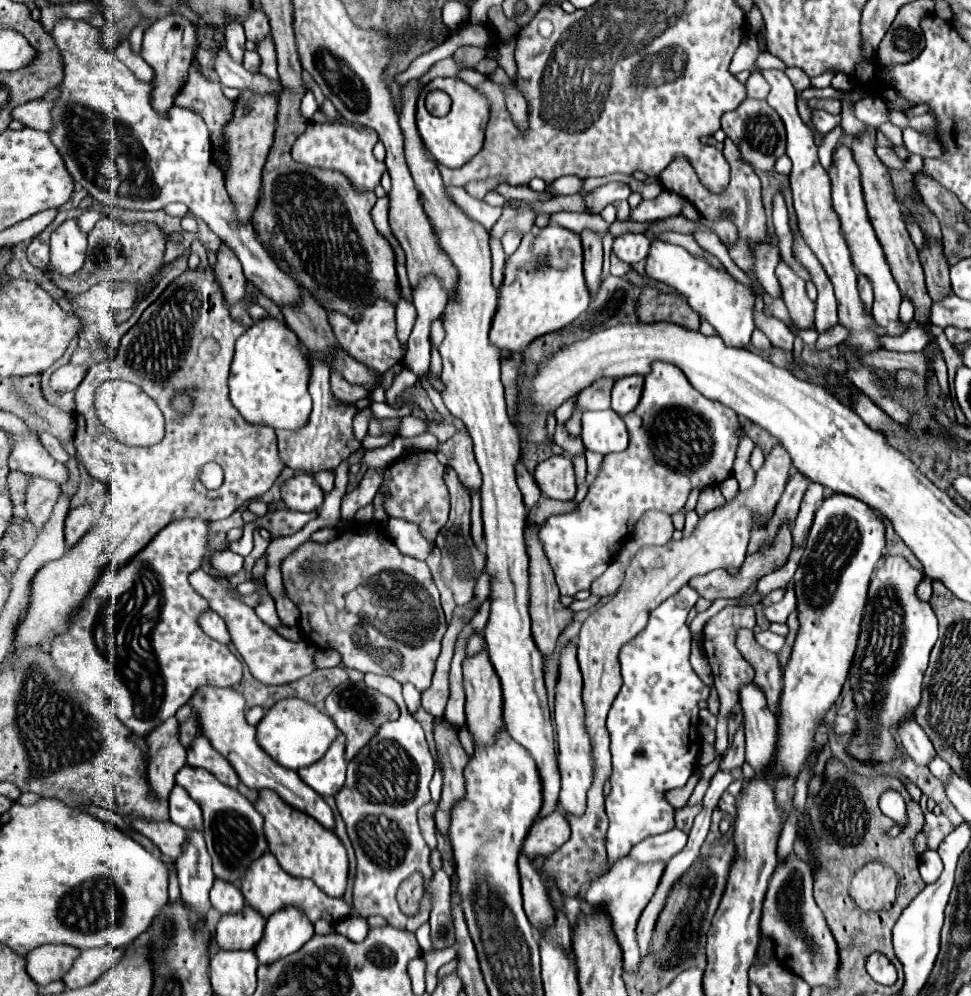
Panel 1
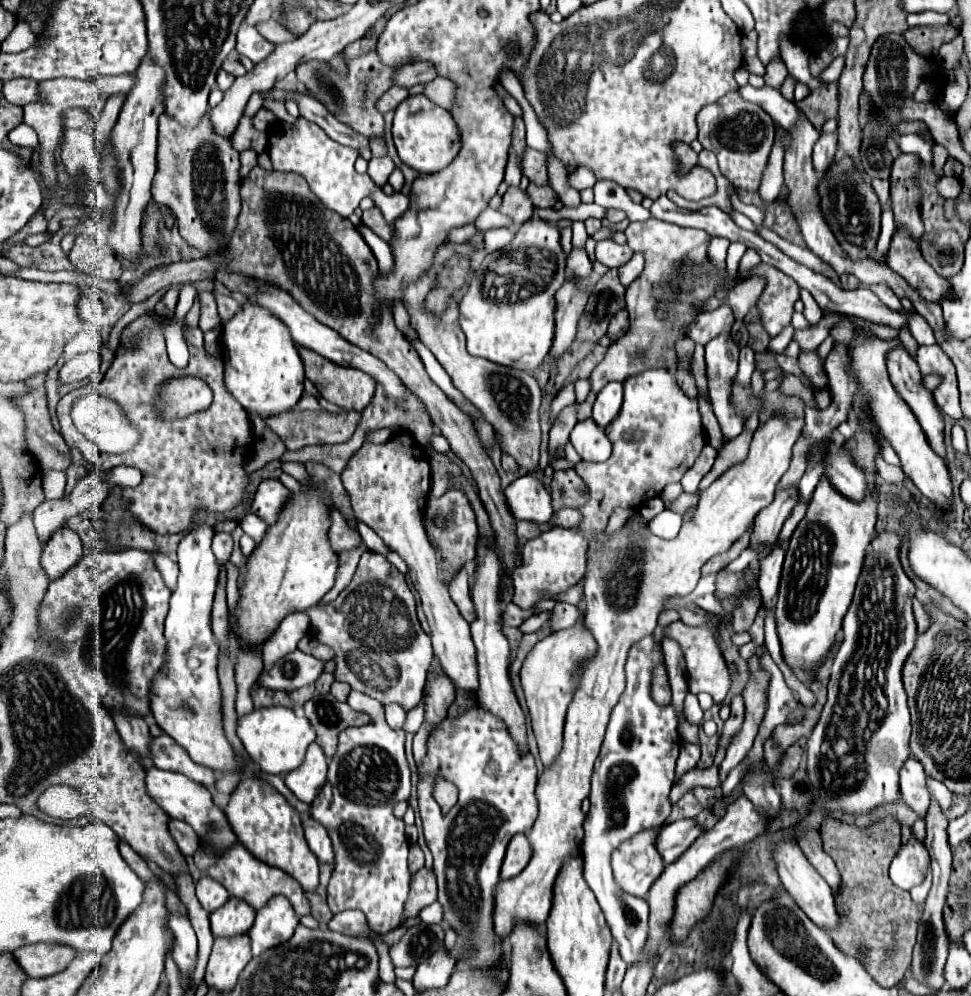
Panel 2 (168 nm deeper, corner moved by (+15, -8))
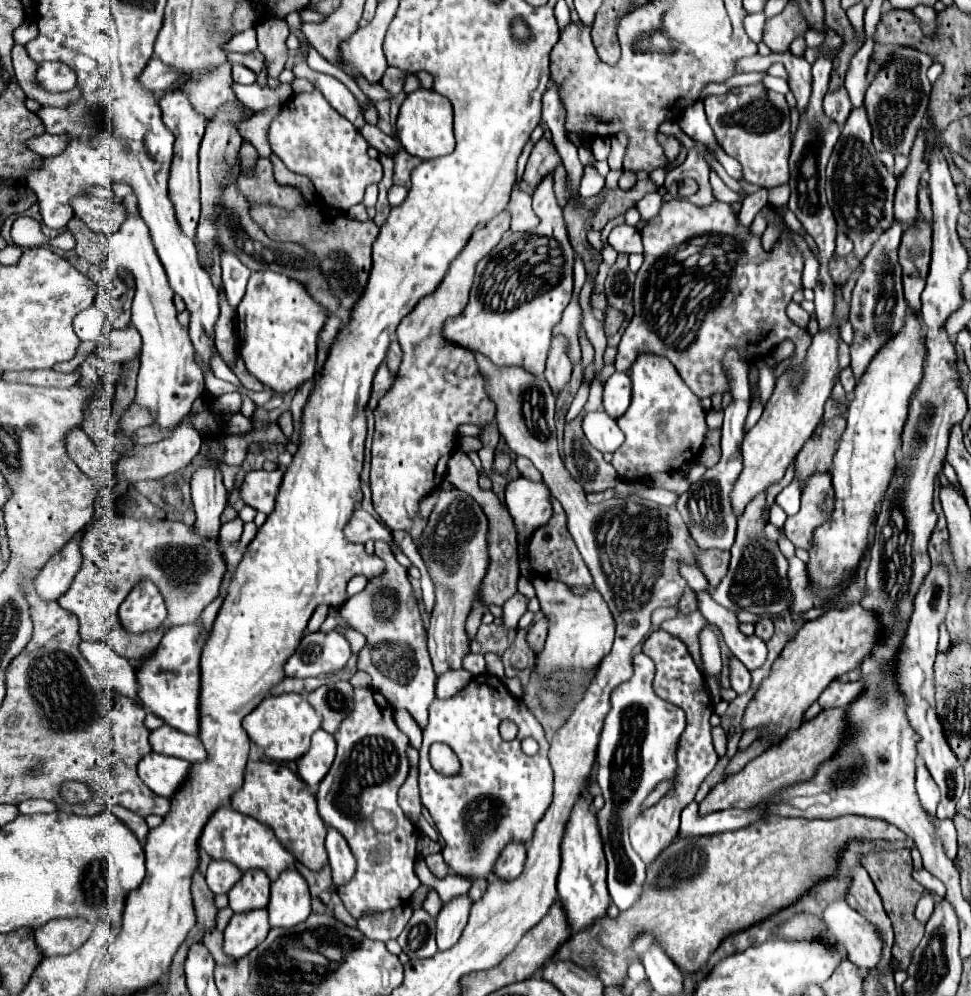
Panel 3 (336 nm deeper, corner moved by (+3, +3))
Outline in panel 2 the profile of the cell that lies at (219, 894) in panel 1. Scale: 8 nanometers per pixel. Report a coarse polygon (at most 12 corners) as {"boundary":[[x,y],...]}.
{"boundary":[[205,875],[197,881],[197,899],[213,913],[229,899],[221,883]]}

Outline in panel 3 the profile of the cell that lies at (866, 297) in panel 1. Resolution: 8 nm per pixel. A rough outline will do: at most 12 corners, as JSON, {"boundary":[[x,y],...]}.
{"boundary":[[853,108],[827,164],[827,200],[859,262],[893,224],[895,176]]}

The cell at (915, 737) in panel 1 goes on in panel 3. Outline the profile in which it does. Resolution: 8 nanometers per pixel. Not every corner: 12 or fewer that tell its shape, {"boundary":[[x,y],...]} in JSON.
{"boundary":[[921,760],[917,762],[917,794],[923,808],[935,814],[939,788]]}

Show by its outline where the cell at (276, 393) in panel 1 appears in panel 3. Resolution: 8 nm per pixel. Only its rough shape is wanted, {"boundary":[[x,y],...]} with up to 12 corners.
{"boundary":[[277,272],[237,306],[241,358],[263,386],[313,378],[325,310]]}

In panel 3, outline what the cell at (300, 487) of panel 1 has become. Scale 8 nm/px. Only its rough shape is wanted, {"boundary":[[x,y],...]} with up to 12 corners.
{"boundary":[[257,470],[245,476],[241,498],[271,514],[283,470]]}

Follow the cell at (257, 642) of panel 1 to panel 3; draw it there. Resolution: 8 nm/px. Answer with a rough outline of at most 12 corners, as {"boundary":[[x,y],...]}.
{"boundary":[[305,634],[285,676],[341,670],[351,656],[343,634]]}

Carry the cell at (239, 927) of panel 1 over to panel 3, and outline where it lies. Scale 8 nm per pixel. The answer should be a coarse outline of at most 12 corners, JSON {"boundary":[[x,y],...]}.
{"boundary":[[245,872],[229,890],[235,914],[265,908],[269,878]]}

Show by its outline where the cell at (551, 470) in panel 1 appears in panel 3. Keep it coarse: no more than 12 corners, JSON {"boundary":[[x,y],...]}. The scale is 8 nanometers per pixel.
{"boundary":[[517,478],[505,490],[515,528],[531,534],[553,506],[545,482]]}

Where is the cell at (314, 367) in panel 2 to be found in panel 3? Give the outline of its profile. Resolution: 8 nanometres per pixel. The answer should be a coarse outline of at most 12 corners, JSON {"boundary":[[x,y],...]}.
{"boundary":[[381,362],[373,378],[373,390],[367,404],[377,408],[379,400],[391,388],[387,364]]}

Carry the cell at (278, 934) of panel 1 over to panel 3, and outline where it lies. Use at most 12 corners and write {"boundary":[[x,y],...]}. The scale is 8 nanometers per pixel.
{"boundary":[[297,870],[271,882],[271,928],[309,918],[311,896]]}

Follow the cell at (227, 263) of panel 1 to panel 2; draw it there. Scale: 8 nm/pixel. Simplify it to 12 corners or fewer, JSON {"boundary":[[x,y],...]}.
{"boundary":[[201,291],[201,331],[221,325],[211,291]]}

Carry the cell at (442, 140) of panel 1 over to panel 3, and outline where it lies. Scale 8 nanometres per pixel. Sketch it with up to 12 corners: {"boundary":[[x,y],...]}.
{"boundary":[[435,90],[407,94],[397,134],[421,160],[455,150],[453,106]]}

